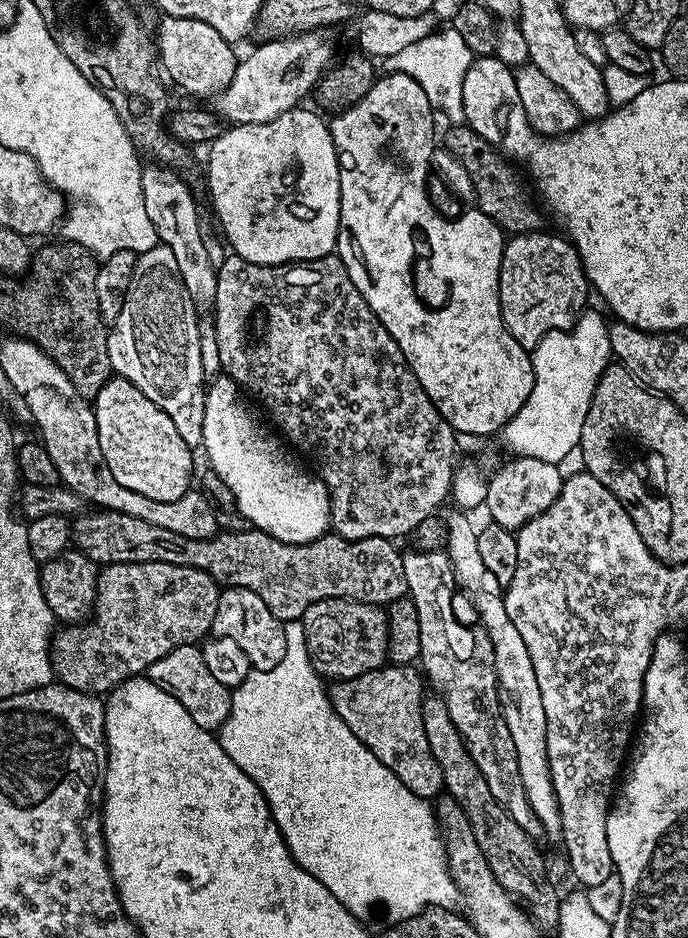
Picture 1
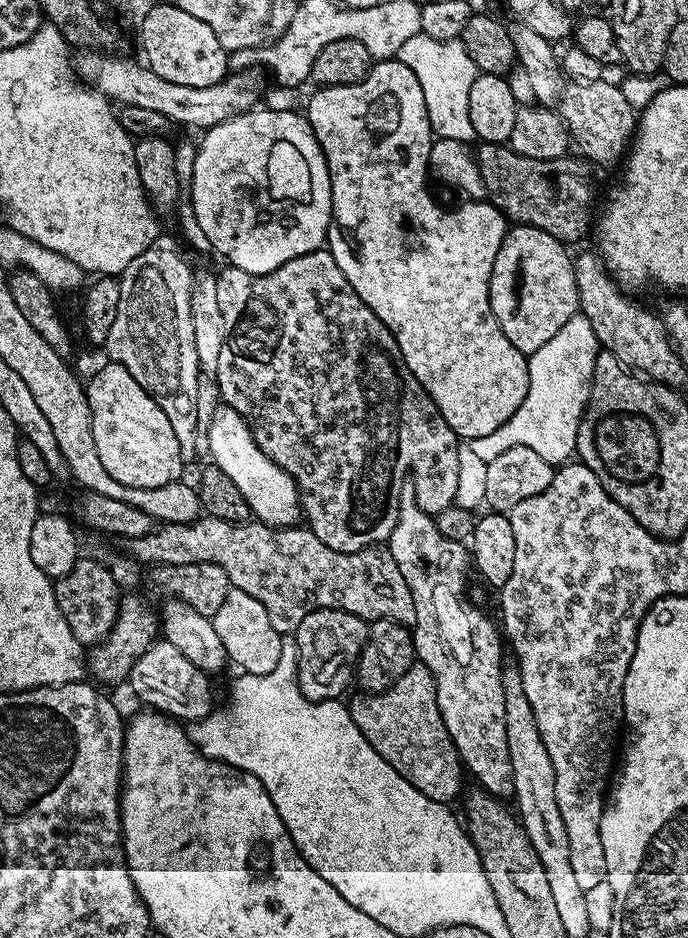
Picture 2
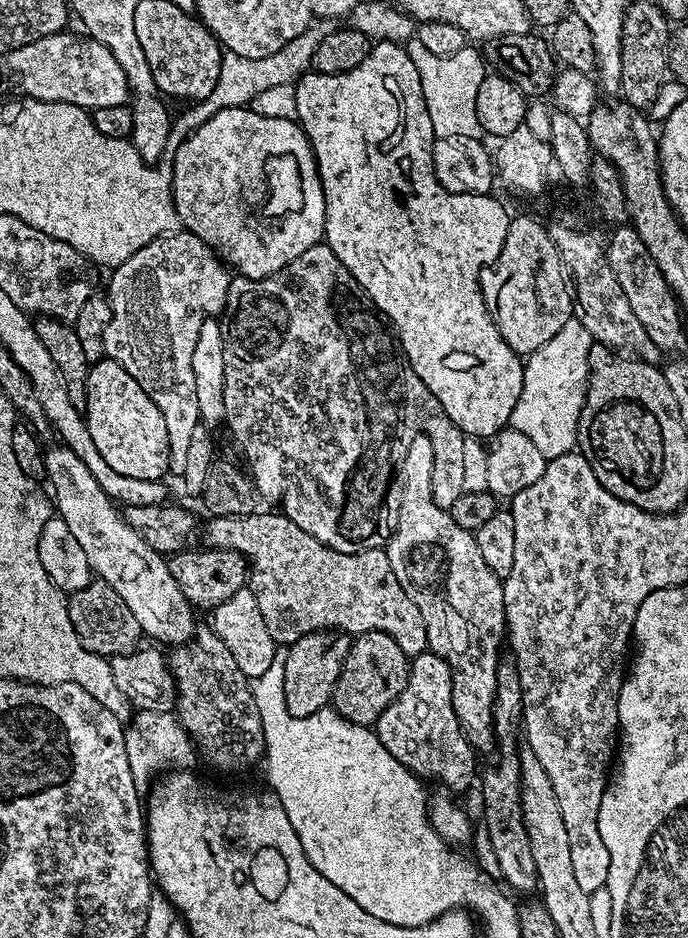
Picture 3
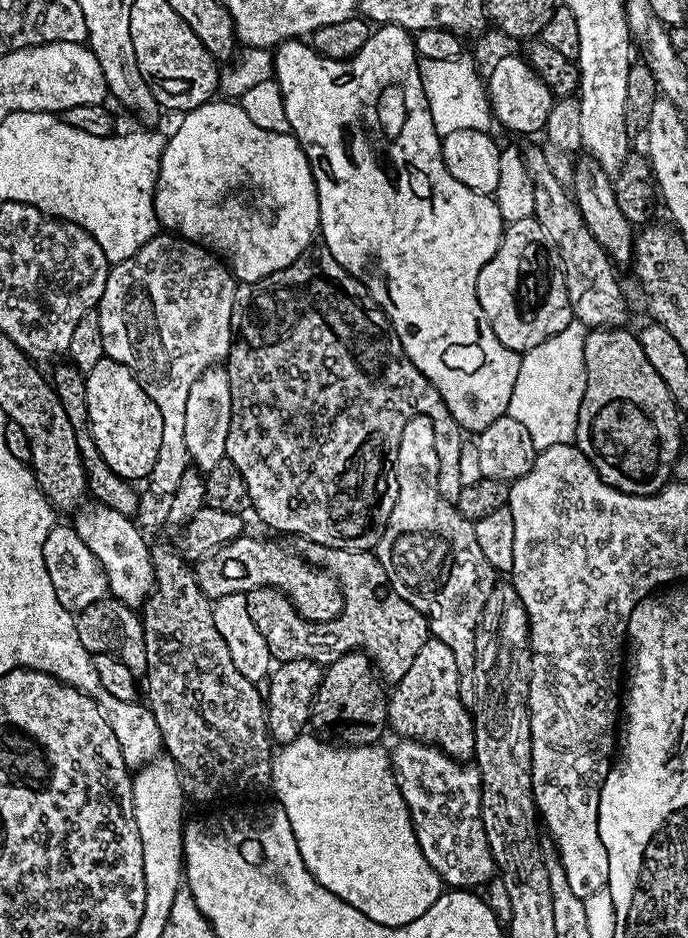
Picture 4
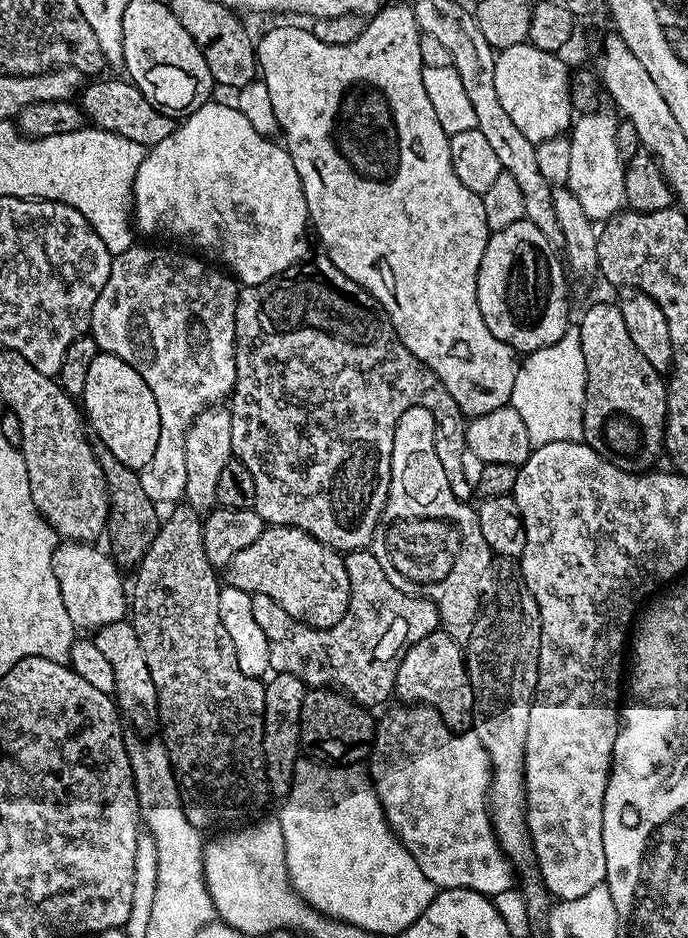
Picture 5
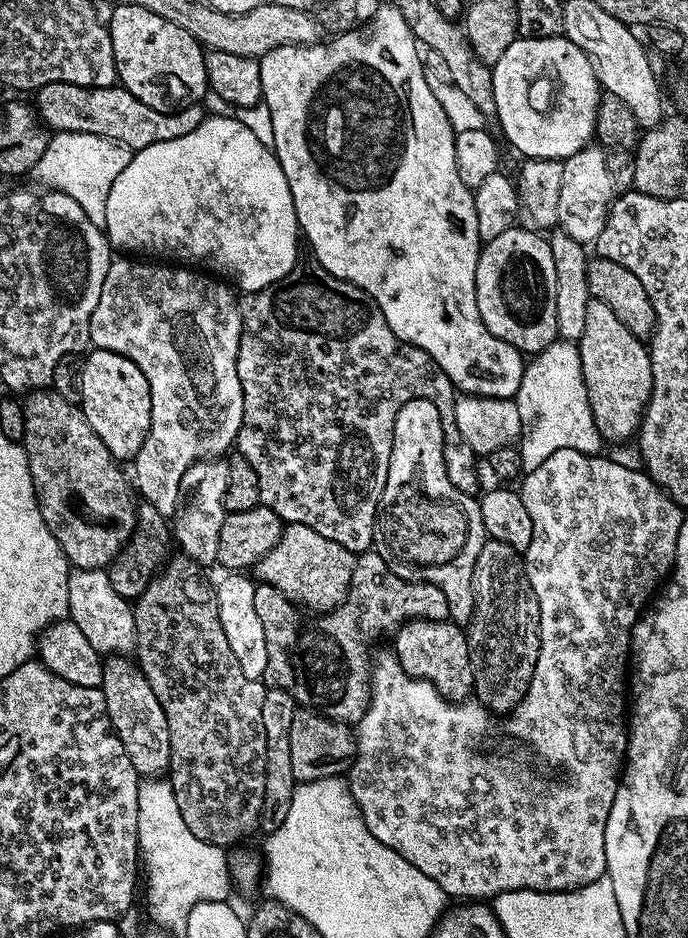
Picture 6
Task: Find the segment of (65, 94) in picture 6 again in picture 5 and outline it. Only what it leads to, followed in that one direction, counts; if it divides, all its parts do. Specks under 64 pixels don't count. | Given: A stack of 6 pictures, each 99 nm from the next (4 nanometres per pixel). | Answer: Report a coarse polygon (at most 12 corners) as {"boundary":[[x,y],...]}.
{"boundary":[[99,80],[78,96],[95,127],[145,146],[170,138],[161,114],[121,80]]}

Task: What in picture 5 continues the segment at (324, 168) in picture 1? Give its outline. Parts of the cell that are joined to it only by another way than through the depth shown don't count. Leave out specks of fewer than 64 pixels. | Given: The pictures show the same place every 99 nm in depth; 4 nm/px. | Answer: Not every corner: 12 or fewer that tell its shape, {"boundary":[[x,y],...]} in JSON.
{"boundary":[[209,102],[151,145],[135,227],[244,286],[301,263],[292,156]]}

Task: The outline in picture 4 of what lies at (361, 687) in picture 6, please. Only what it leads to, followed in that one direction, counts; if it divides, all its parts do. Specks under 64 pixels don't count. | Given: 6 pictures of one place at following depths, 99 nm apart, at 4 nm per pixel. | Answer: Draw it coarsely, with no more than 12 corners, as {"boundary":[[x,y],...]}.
{"boundary":[[304,540],[344,609],[315,624],[279,588],[250,618],[273,661],[327,666],[367,652],[395,686],[430,638],[428,619],[375,551]]}

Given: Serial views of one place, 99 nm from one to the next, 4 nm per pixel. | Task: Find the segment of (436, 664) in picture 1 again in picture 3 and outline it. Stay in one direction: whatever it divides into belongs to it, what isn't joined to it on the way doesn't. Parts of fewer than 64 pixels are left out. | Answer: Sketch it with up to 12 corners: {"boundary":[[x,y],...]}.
{"boundary":[[432,439],[398,465],[386,551],[452,671],[477,753],[506,640],[504,585],[434,495]]}

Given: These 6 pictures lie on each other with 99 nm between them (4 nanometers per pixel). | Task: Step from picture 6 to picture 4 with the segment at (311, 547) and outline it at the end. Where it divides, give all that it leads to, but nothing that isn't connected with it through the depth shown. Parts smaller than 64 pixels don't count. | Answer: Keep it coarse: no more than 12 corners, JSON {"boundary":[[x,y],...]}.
{"boundary":[[251,534],[195,561],[202,594],[279,588],[315,624],[344,609],[340,584]]}

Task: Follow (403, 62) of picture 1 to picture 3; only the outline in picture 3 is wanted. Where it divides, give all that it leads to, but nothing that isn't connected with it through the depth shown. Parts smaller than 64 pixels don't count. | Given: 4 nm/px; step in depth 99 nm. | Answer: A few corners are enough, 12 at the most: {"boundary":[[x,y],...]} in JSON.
{"boundary":[[415,36],[404,47],[418,69],[438,138],[481,139],[481,51],[450,56]]}

